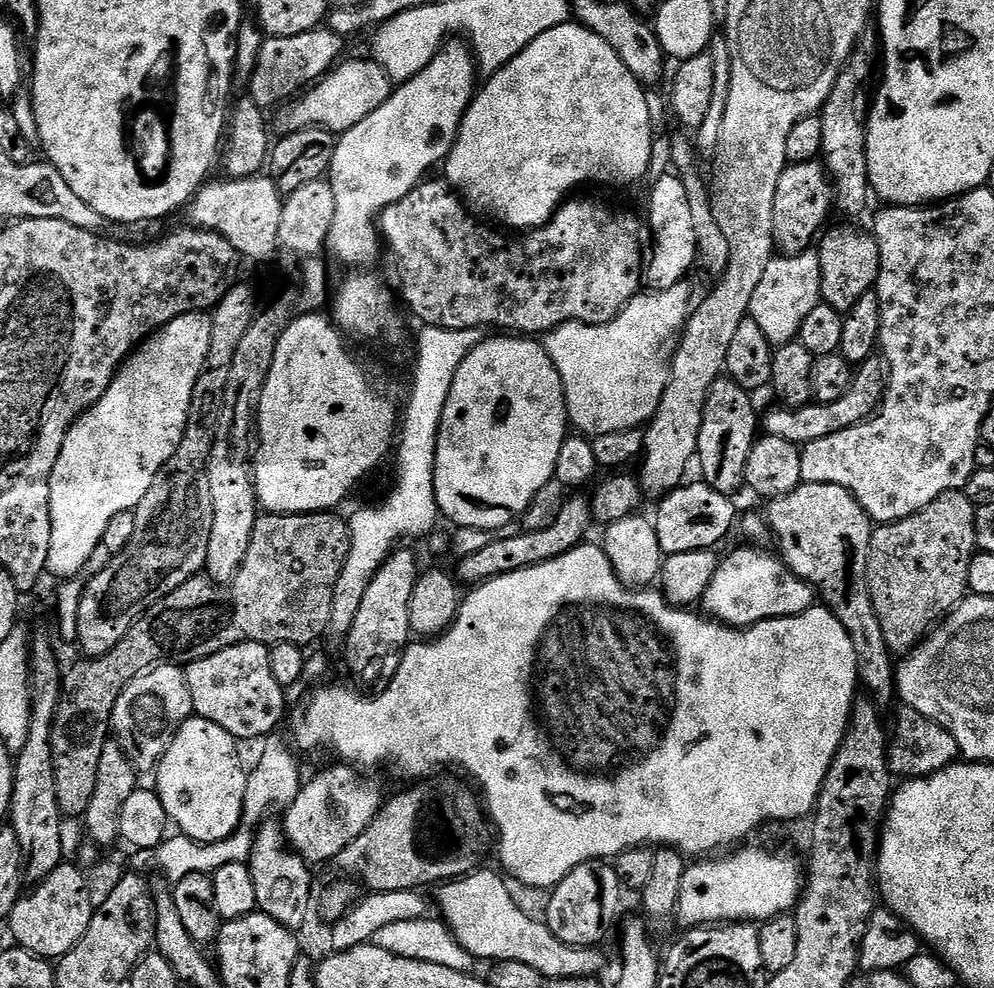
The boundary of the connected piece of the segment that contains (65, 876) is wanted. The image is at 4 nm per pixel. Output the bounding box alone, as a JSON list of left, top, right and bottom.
[6,862,94,962]

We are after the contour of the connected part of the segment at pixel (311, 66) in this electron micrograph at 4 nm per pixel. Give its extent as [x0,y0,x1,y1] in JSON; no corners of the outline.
[247,26,344,110]

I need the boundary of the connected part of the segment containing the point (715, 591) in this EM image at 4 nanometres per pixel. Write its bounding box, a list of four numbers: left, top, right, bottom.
[702,546,818,628]

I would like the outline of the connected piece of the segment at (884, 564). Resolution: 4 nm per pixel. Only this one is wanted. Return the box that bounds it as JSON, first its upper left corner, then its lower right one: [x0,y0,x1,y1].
[868,491,977,654]

